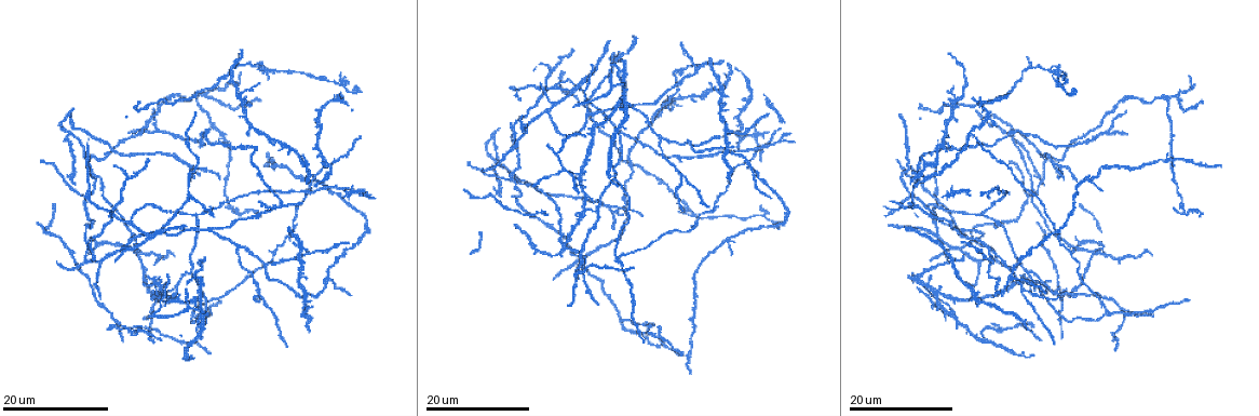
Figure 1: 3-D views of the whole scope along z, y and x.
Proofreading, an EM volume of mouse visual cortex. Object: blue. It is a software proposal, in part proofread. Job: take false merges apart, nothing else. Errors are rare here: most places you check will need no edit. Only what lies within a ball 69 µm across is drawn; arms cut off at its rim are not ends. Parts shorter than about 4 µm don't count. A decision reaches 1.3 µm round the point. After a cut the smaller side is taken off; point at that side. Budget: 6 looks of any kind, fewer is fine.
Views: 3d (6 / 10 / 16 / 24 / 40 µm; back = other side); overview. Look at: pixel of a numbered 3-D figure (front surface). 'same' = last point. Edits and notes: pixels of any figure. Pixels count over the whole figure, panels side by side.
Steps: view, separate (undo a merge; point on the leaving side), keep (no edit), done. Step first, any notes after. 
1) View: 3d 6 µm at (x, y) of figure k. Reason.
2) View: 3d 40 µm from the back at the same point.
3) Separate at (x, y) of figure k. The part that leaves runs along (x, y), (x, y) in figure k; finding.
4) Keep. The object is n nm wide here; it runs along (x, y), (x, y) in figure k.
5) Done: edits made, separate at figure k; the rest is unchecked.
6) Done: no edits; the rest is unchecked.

View: 3d 24 µm at (629, 330) of figure 1. Three arms meet.

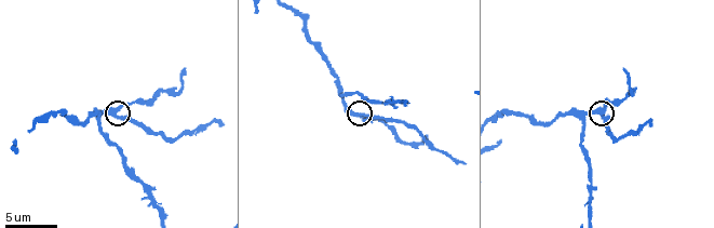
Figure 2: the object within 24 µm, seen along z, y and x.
View: 3d 10 µm at (117, 114) of figure 2.

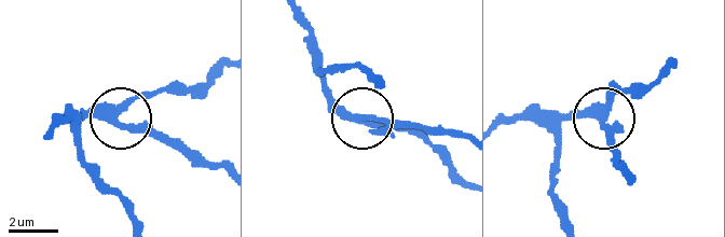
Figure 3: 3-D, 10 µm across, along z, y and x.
Keep. Continuous, no second cell.

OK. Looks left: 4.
View: 3d 16 µm at (610, 208) of figure 1. Three-way junction.

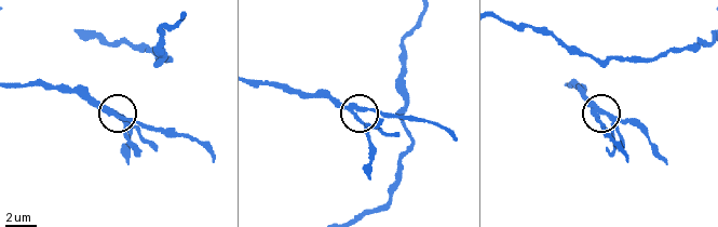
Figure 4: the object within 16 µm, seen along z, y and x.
View: 3d 10 µm at (357, 116) of figure 4.

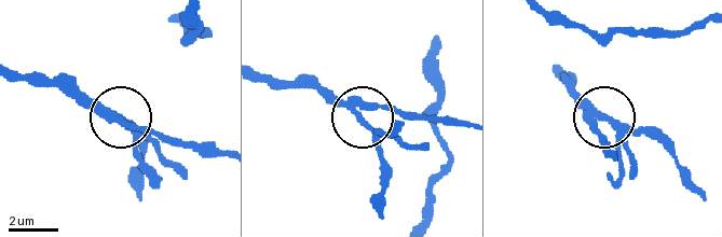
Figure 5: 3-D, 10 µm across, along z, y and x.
Keep. The object is 270 nm wide here; it runs along (260, 71), (315, 82), (358, 111), (387, 164) in figure 5; continuous, no second cell.

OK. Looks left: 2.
View: 3d 16 µm at (140, 252) of figure 1.

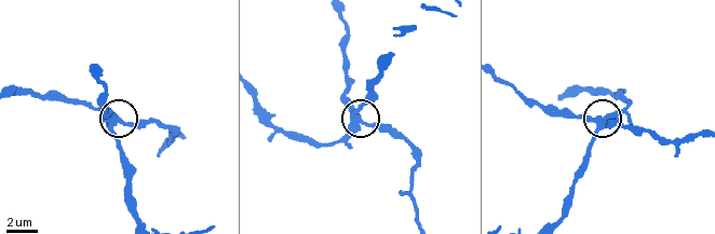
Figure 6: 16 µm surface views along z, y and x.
View: 3d 10 µm at (115, 119) of figure 6.

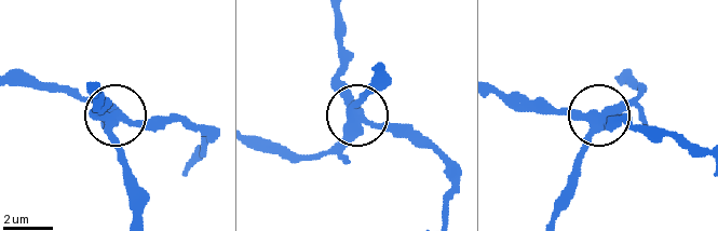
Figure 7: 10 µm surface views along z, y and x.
Keep. The object is 340 nm wide here; it runs along (144, 217), (113, 120), (78, 95) in figure 7; one cell here.

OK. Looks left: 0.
Done: no edits; the rest is unchecked.

